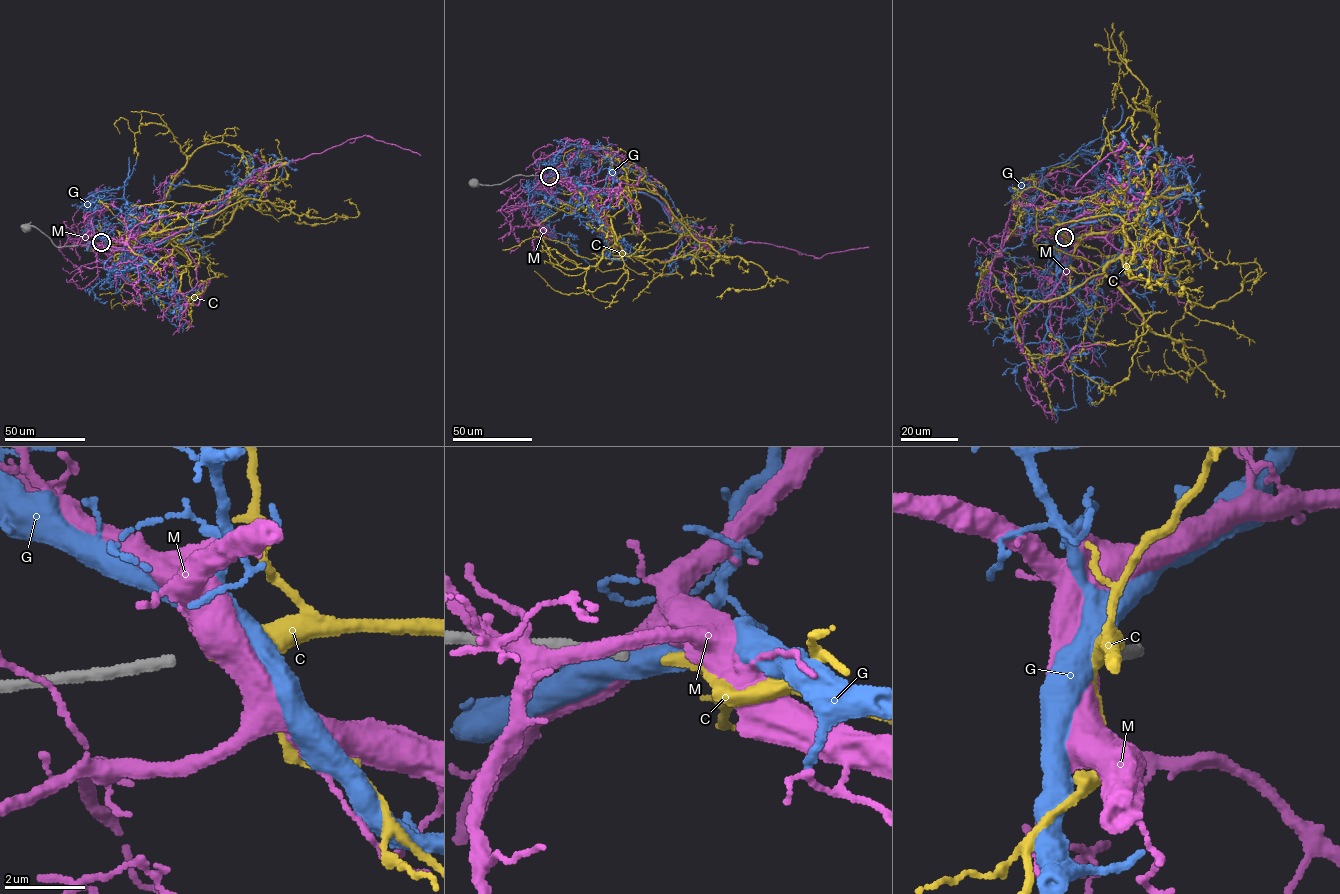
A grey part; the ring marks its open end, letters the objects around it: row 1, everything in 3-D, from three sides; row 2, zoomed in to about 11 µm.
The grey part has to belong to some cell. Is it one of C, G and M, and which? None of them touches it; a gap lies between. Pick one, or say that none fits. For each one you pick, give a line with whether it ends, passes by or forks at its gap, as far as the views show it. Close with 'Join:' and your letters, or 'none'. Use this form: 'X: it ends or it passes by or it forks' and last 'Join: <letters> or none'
C: it ends
Join: C

